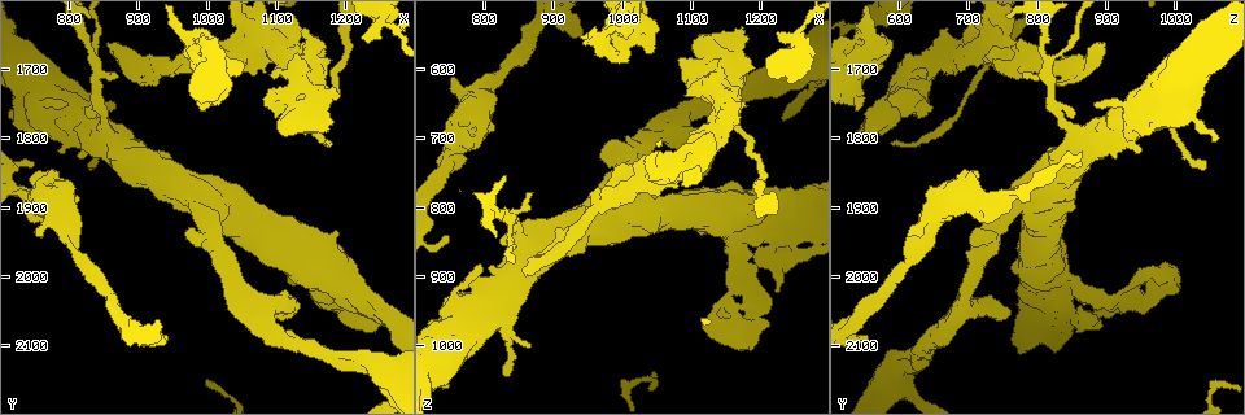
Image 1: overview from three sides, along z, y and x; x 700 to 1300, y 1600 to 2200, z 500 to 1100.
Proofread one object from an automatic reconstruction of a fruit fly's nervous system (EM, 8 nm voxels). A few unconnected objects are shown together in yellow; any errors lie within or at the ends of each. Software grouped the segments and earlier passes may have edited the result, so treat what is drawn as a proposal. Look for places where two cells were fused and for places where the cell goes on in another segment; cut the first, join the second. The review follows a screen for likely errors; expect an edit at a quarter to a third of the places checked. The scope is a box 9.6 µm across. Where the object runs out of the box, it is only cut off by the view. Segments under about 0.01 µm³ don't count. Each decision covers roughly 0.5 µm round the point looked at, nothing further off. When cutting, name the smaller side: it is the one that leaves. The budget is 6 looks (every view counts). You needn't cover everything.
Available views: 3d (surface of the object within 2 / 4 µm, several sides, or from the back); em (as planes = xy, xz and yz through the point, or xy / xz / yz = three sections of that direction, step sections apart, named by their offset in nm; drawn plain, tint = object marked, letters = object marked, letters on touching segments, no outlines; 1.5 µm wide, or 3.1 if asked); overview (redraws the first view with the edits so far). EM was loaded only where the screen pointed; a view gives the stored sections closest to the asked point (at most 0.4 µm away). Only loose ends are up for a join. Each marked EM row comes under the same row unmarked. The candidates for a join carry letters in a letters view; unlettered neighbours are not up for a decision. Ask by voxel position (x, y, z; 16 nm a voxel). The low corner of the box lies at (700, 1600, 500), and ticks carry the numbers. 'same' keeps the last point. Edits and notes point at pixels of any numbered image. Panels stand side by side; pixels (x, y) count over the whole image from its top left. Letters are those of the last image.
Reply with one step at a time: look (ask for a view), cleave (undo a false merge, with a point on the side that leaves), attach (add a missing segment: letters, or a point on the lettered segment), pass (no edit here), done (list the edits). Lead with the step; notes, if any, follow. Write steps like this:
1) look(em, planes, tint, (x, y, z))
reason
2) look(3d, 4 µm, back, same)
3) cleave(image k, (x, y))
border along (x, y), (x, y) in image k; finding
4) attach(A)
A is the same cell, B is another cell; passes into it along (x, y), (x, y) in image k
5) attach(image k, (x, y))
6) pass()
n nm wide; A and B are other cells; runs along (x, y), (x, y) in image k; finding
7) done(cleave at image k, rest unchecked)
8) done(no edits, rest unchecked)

look(3d, 2 µm, (910, 1720, 830))
branch stops here

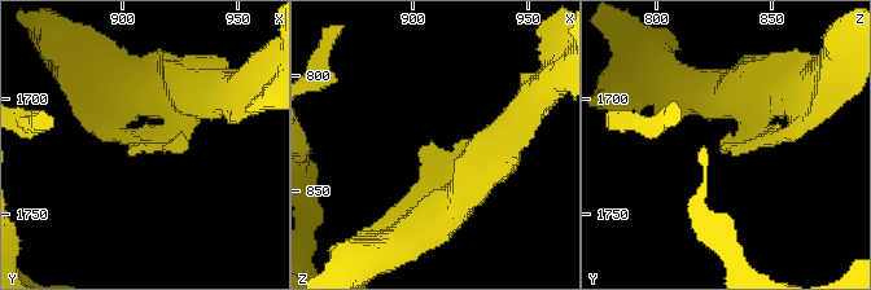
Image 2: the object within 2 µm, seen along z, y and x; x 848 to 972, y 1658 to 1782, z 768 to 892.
look(em, planes, letters, (906, 1721, 832))

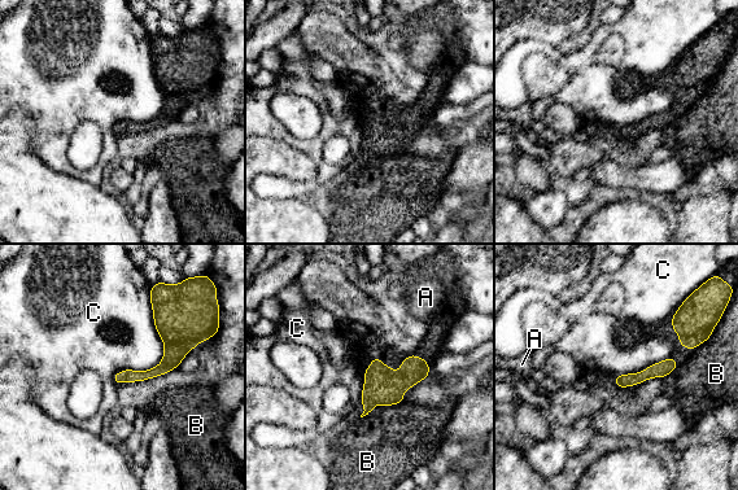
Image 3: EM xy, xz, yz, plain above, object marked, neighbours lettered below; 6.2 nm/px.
pass()
A, B and C are other cells; runs along (187, 345), (157, 371), (117, 379) in image 3; no lettered segment goes on from it

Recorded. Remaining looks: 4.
look(3d, 4 µm, back, (750, 1940, 615))
free end

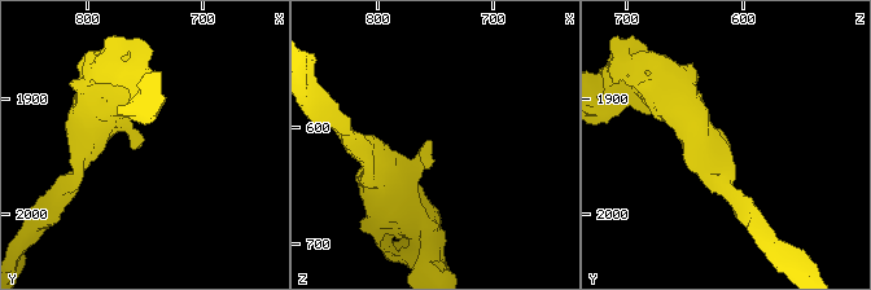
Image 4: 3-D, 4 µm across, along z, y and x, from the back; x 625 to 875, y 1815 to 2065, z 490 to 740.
look(em, yz, step 8, tint, (750, 1942, 614))
now the EM

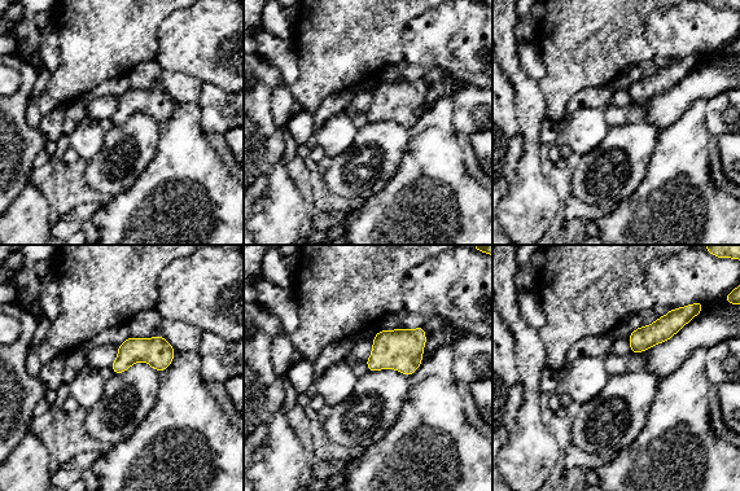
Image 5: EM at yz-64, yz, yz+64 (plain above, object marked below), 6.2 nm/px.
look(em, planes, letters, same)

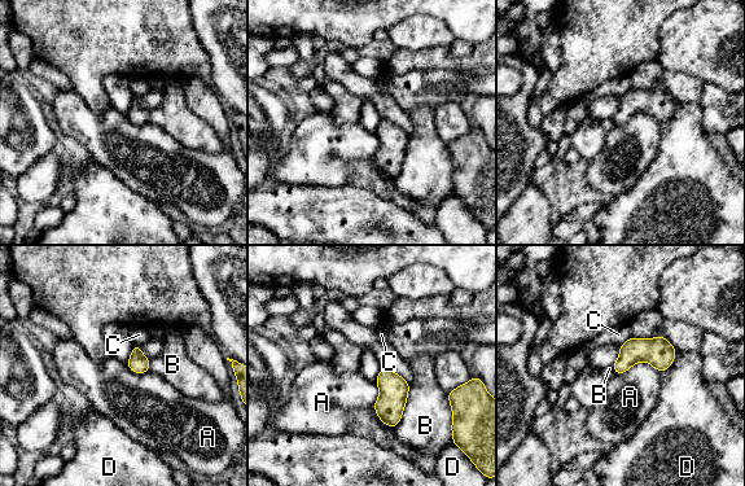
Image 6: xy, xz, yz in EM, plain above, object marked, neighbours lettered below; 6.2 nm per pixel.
pass()
A, B, C and D are other cells; no lettered segment goes on from it

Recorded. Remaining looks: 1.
look(em, planes, letters, (1225, 1655, 550))
an open end

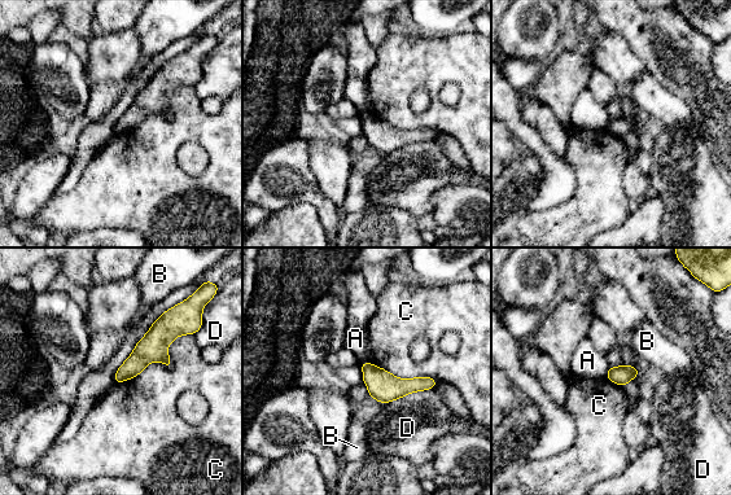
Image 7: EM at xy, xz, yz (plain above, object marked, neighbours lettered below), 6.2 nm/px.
pass()
A, B, C and D are other cells; runs along (167, 318), (158, 338), (117, 379) in image 7; none of them fits

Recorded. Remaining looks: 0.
done(no edits, rest unchecked)

